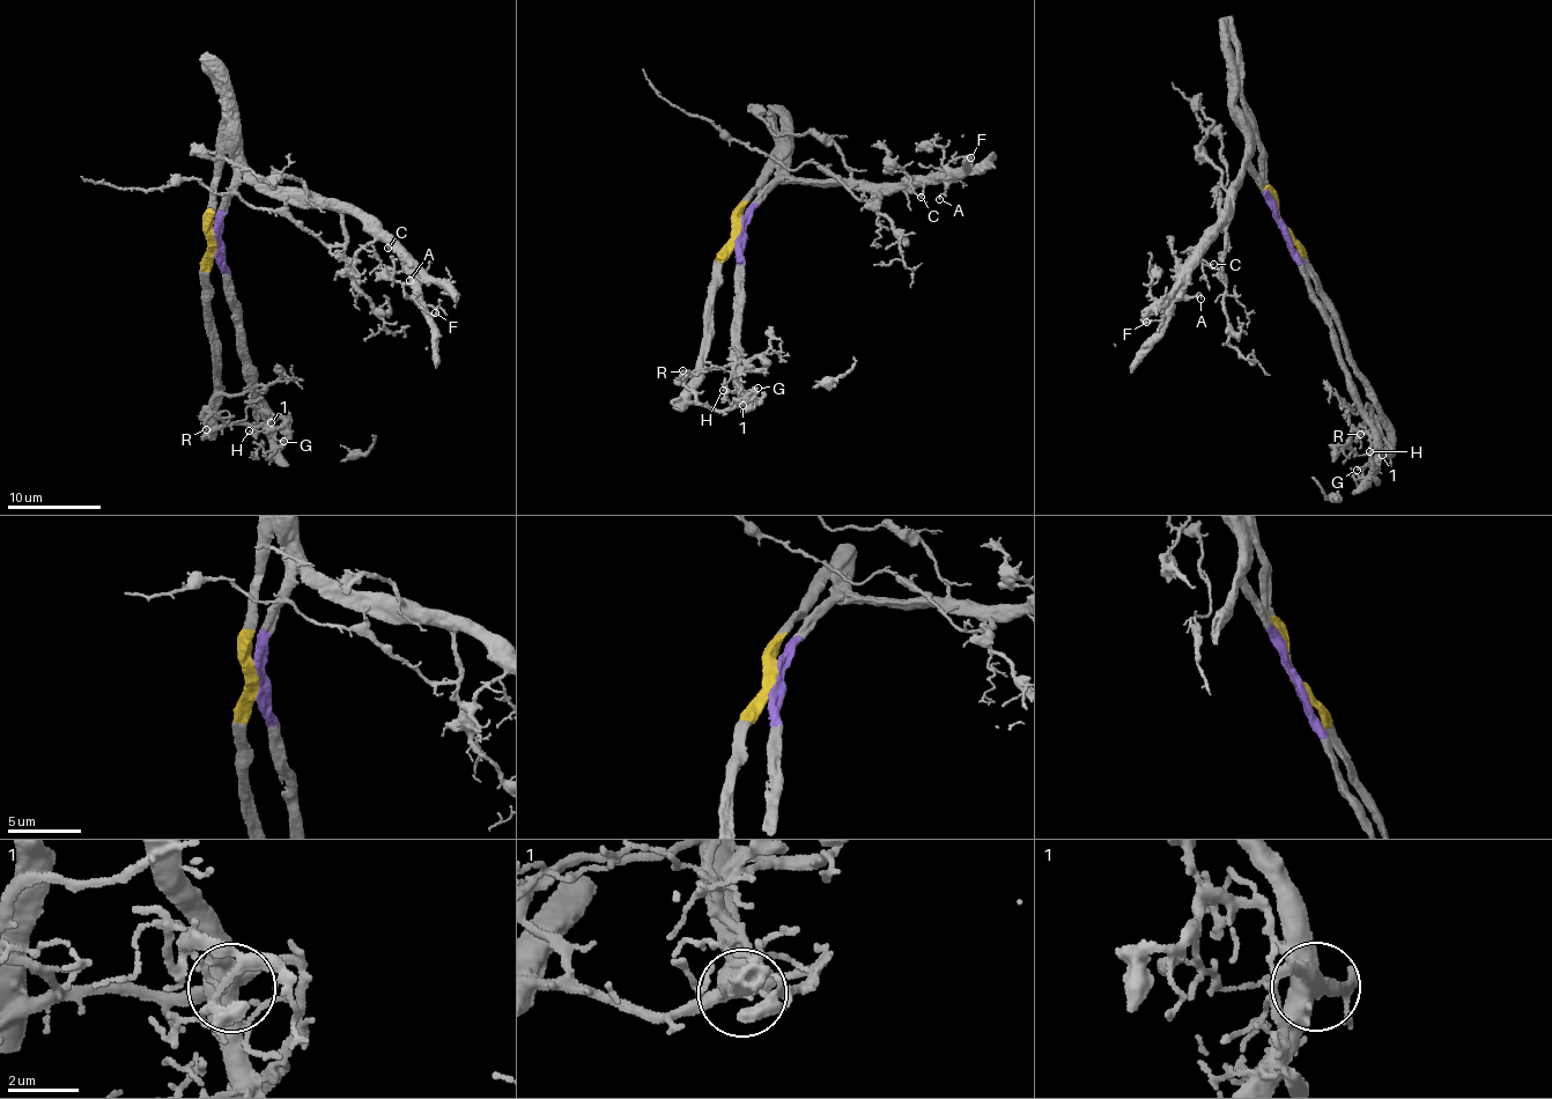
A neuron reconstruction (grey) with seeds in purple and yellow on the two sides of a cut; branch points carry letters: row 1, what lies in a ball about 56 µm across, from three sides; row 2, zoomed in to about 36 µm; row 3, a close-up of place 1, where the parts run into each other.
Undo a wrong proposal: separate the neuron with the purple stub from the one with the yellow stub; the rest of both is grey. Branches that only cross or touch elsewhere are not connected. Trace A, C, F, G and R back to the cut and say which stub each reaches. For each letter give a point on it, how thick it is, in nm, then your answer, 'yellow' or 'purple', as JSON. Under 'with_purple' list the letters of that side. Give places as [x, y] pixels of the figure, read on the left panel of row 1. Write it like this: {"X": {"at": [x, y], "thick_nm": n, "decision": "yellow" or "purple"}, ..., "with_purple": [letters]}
{"A": {"at": [409, 280], "thick_nm": 110, "decision": "purple"}, "C": {"at": [388, 248], "thick_nm": 100, "decision": "purple"}, "F": {"at": [435, 312], "thick_nm": 110, "decision": "purple"}, "G": {"at": [283, 441], "thick_nm": 140, "decision": "yellow"}, "R": {"at": [206, 429], "thick_nm": 100, "decision": "yellow"}, "with_purple": ["A", "C", "F"]}

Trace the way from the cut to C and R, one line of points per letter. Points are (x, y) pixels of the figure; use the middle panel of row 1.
C: (739, 231), (770, 190), (786, 177), (910, 191), (924, 183), (921, 197)
R: (739, 231), (721, 264), (696, 371), (690, 375), (688, 370), (684, 370)

